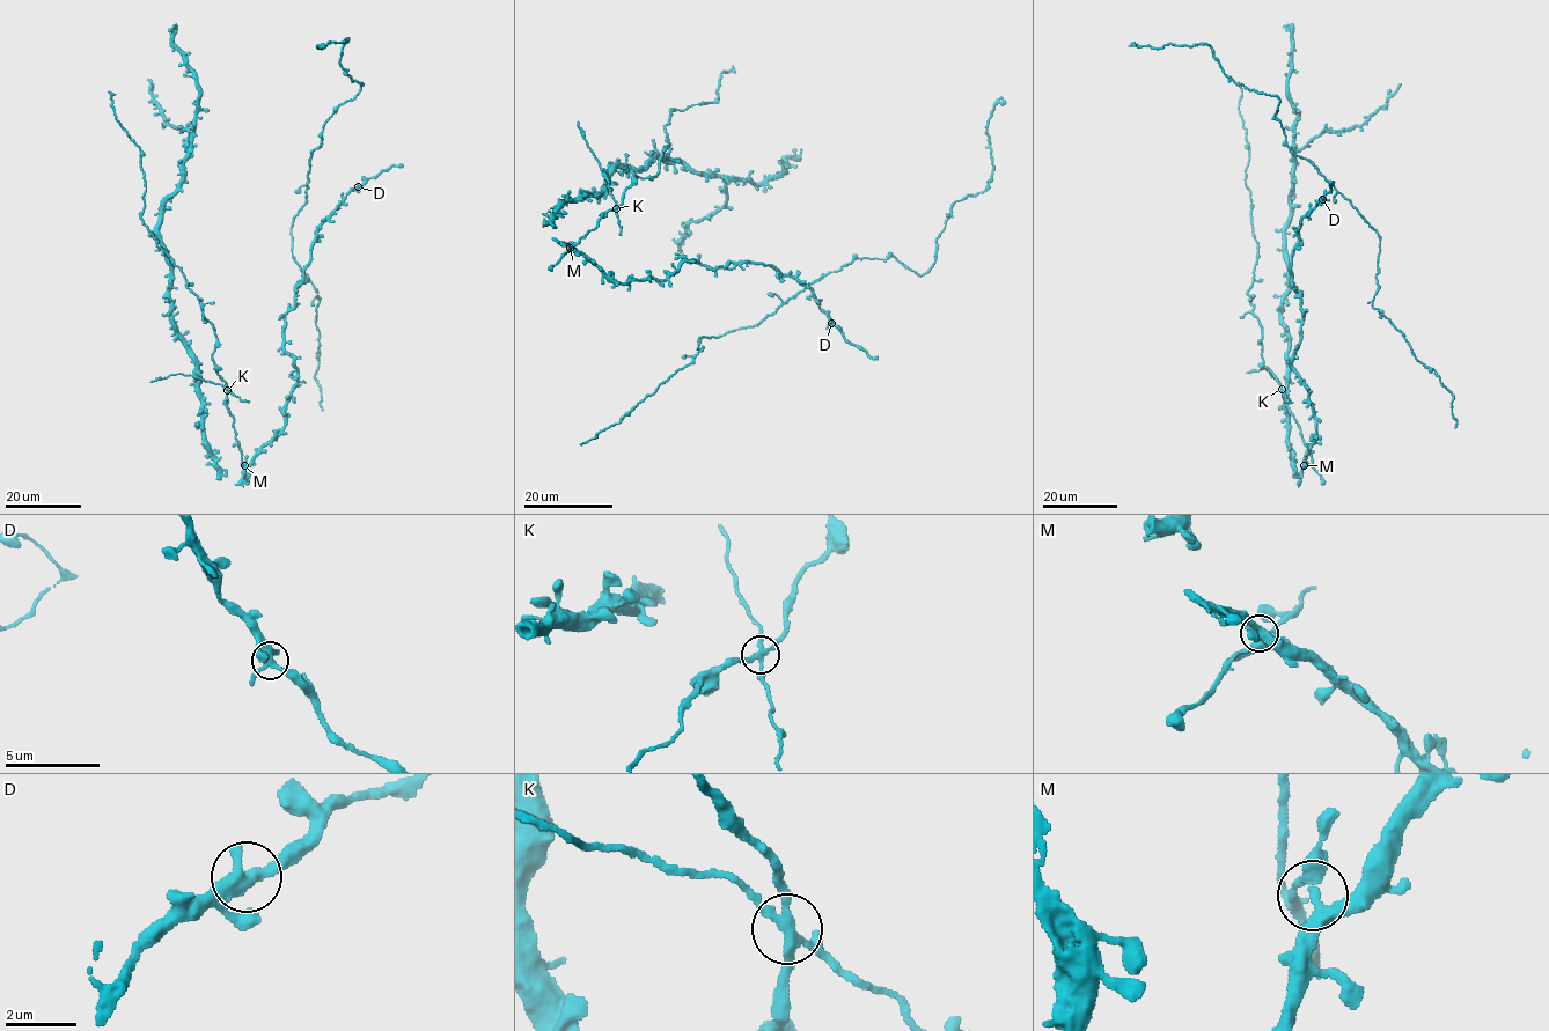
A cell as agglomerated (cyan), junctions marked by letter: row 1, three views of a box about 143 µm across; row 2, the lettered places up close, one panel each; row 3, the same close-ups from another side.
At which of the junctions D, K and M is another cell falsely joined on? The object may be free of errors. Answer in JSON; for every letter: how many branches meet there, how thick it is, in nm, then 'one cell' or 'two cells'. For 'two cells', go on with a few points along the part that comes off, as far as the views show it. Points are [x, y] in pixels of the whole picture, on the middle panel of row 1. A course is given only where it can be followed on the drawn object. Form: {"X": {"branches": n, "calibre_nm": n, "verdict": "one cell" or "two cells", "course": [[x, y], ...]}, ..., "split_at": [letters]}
{"D": {"branches": 4, "calibre_nm": 340, "verdict": "one cell"}, "K": {"branches": 4, "calibre_nm": 240, "verdict": "two cells", "course": [[616, 208], [578, 122]]}, "M": {"branches": 3, "calibre_nm": 280, "verdict": "one cell"}, "split_at": ["K"]}

